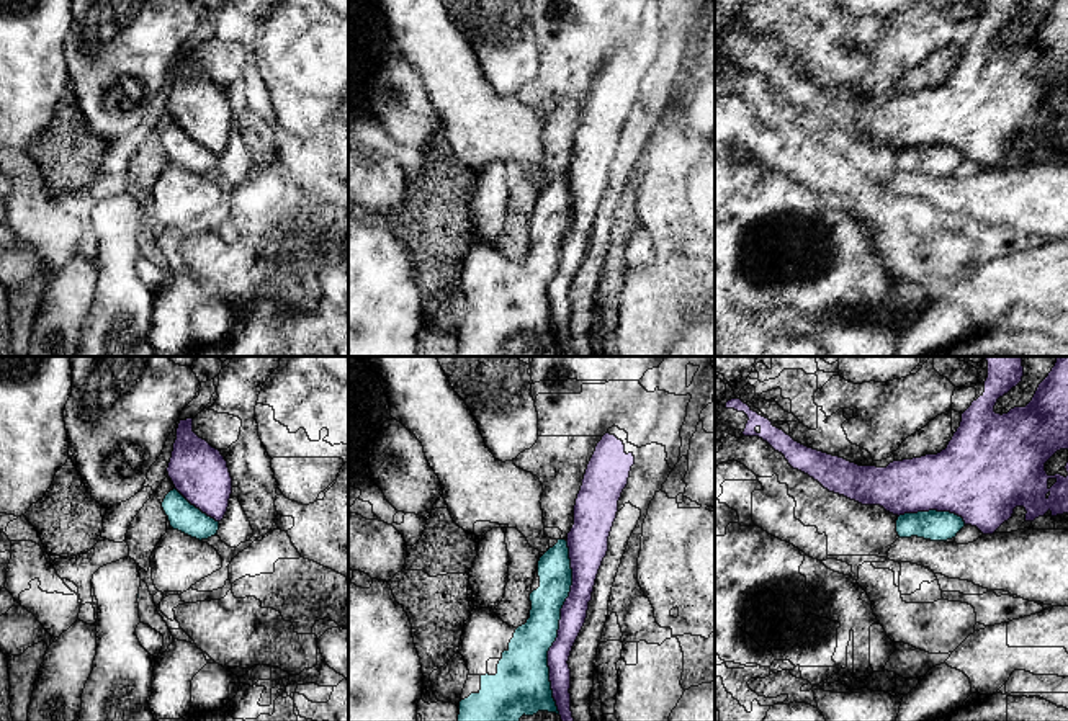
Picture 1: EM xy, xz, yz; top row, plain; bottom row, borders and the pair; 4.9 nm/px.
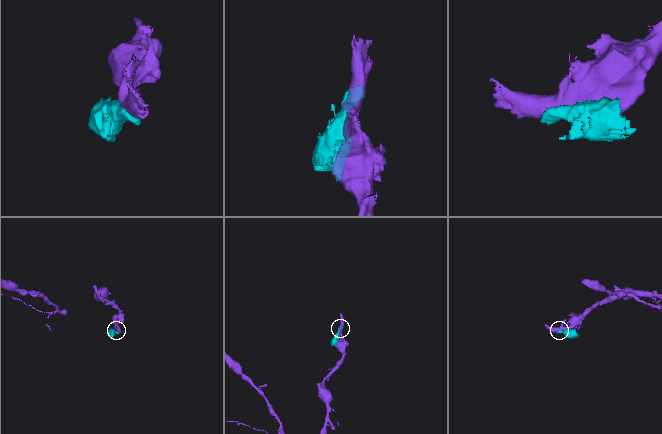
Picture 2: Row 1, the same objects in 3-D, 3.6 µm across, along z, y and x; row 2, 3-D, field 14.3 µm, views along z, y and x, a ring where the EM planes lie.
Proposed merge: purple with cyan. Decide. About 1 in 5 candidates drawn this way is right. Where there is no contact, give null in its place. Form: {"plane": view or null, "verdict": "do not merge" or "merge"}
{"plane": "xz", "verdict": "do not merge"}

